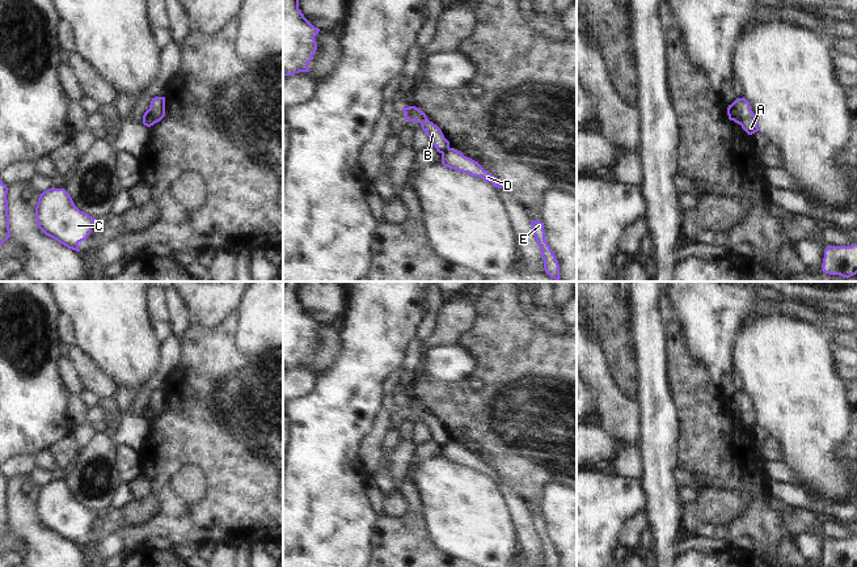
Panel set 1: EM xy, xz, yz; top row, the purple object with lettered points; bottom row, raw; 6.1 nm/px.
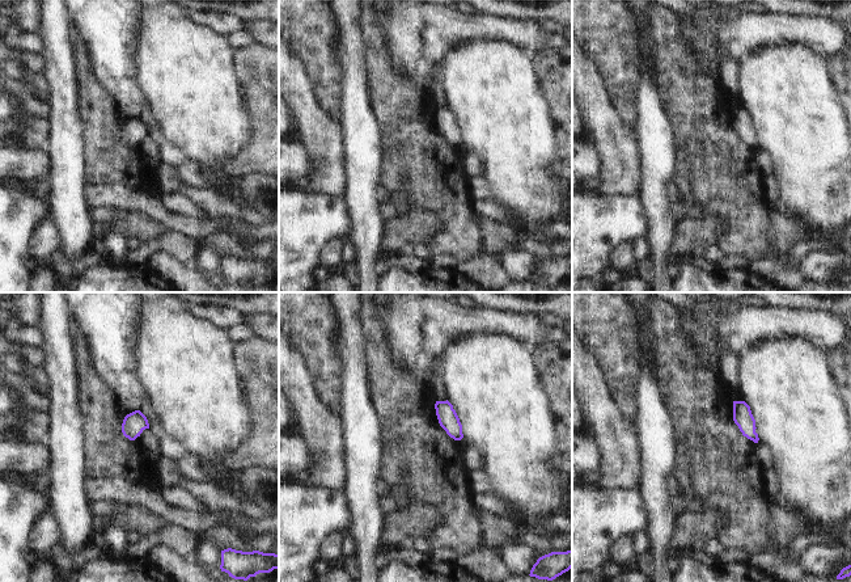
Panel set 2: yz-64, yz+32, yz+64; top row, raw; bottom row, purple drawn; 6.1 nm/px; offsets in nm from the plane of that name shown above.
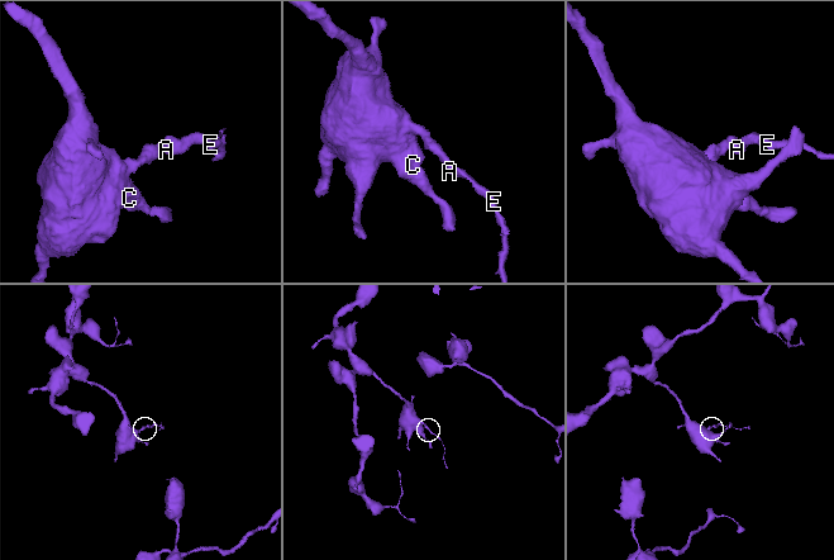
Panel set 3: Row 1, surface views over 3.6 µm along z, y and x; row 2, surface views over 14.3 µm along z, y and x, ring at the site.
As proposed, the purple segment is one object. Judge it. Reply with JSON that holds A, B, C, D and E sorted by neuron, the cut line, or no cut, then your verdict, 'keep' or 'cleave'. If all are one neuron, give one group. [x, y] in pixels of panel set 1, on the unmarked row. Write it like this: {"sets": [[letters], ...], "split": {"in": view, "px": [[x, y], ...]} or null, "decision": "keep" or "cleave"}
{"sets": [["A", "D", "E"], ["B", "C"]], "split": {"in": "yz", "px": [[730, 398], [735, 403], [739, 417]]}, "decision": "cleave"}

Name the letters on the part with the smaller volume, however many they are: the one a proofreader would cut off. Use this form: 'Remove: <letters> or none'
Remove: A, D, E

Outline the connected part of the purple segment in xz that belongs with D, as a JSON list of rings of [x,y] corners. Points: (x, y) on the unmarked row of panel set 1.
[[[448,441],[444,447],[442,447],[442,457],[456,465],[468,466],[476,471],[482,470],[484,475],[491,475],[498,482],[502,481],[497,470],[485,464],[477,454],[464,449],[455,441]]]

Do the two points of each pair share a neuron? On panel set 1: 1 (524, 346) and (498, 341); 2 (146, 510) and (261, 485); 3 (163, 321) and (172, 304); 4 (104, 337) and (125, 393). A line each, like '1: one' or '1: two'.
1: one
2: two
3: two
4: two

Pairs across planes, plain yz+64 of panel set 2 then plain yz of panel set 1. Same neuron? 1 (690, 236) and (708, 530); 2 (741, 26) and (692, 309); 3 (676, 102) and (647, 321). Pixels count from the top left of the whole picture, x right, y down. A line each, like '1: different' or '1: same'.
1: different
2: same
3: different

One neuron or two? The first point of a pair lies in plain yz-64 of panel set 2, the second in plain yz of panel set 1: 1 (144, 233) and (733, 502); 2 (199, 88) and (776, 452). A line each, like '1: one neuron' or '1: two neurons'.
1: one neuron
2: two neurons

